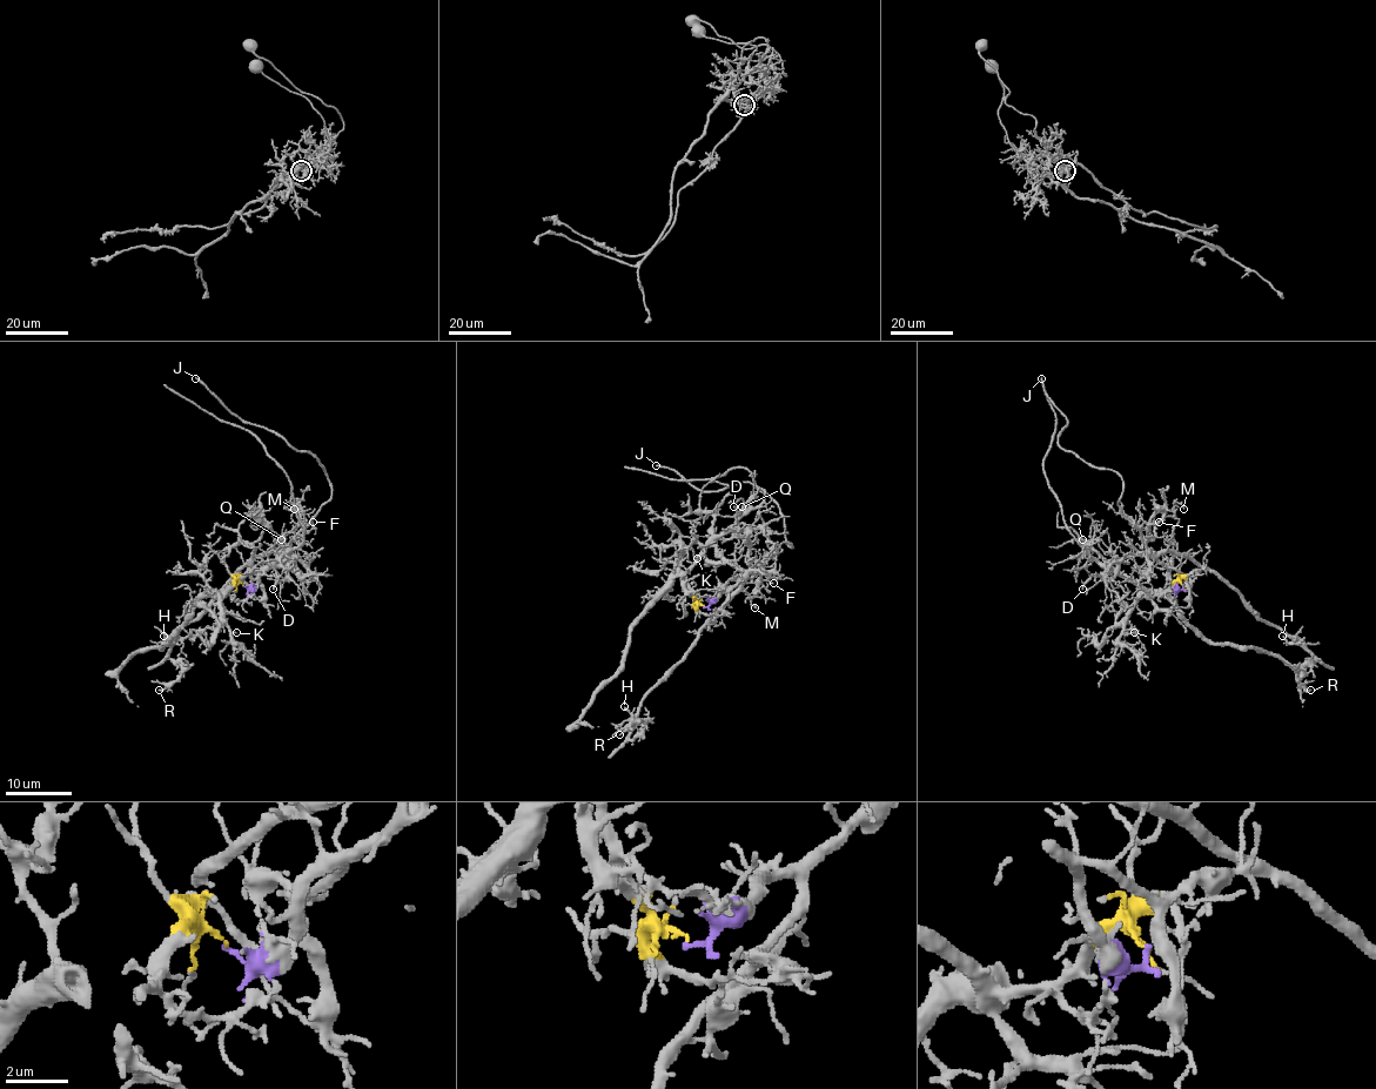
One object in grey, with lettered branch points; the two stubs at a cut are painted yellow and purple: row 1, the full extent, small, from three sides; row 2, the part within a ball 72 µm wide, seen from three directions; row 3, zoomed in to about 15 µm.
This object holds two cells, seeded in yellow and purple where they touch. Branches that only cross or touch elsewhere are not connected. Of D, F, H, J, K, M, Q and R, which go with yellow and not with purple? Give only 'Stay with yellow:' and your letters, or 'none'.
Stay with yellow: D, K, Q

